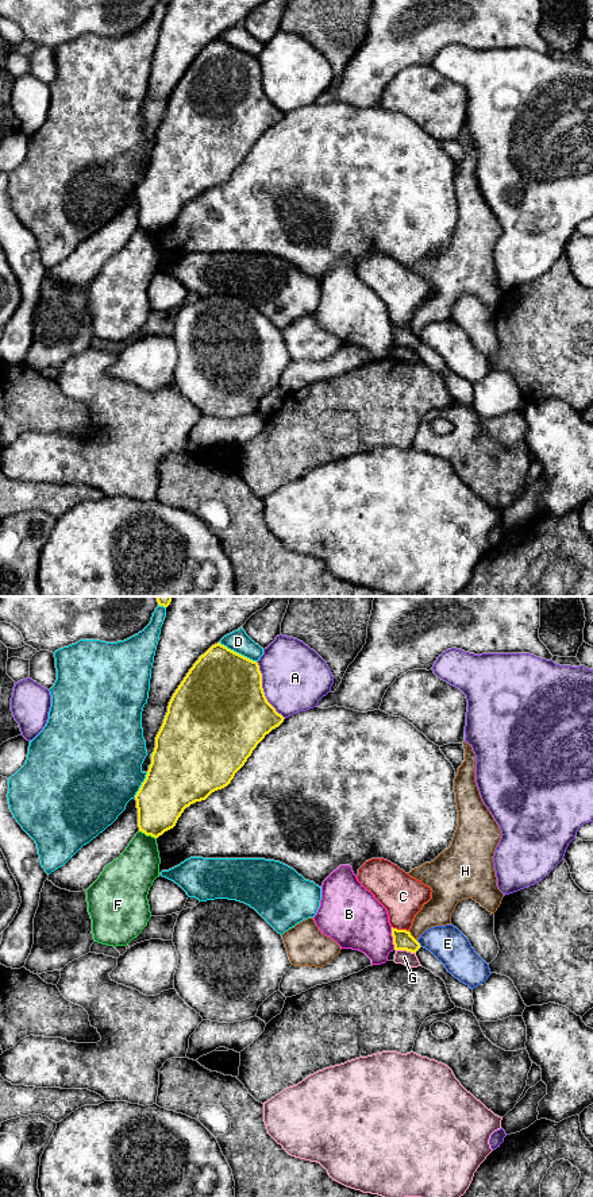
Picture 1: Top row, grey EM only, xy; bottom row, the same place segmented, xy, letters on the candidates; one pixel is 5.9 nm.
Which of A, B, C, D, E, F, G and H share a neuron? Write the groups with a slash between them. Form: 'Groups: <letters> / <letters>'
Groups: A / B / C / D / E / F / G / H

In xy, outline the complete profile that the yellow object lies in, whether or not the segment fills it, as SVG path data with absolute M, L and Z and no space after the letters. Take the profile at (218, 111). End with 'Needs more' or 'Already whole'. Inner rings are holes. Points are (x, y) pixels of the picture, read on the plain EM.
M220 38L212 40L169 97L151 159L135 190L139 227L158 233L176 221L186 202L227 182L257 140L284 115L265 92L258 58Z. Already whole

